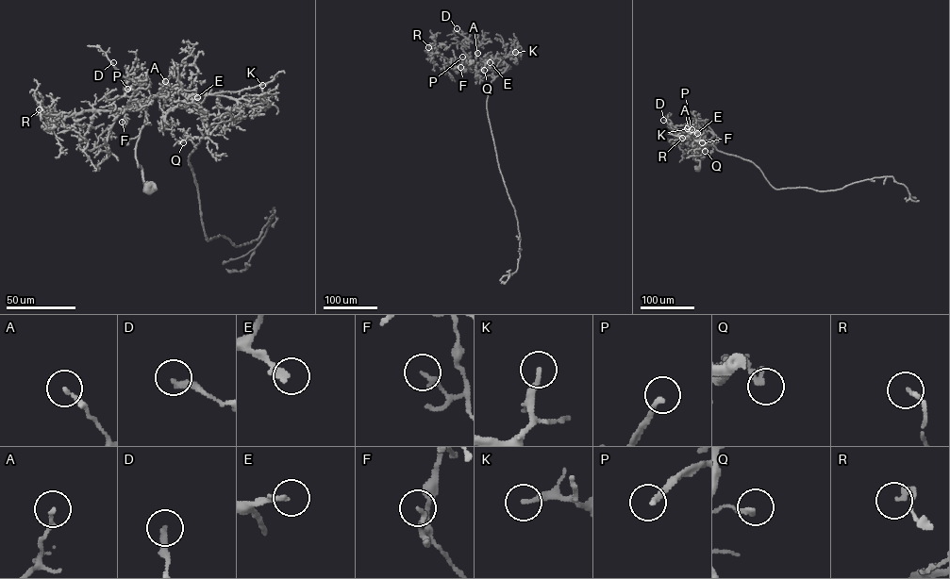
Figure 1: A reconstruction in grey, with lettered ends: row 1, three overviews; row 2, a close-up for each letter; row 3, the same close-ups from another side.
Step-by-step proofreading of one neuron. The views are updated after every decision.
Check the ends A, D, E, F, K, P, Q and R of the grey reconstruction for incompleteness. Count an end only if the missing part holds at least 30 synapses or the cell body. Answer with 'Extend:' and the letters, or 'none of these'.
Extend: E, P

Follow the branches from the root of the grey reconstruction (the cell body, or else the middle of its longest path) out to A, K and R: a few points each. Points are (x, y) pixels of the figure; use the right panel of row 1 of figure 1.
A: (697, 169), (700, 161), (695, 158), (707, 132), (691, 133), (688, 126)
K: (697, 169), (700, 161), (695, 158), (707, 132), (695, 133), (687, 128)
R: (697, 169), (700, 161), (695, 158), (707, 132), (702, 130), (690, 140), (686, 135), (682, 138)

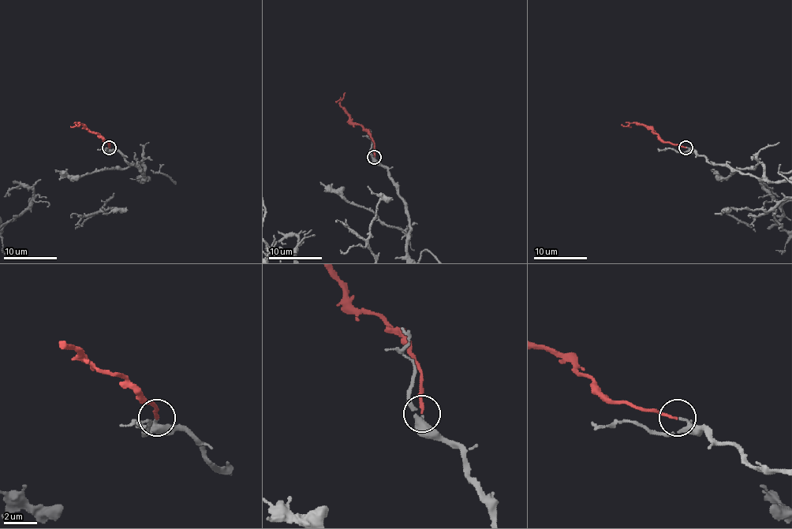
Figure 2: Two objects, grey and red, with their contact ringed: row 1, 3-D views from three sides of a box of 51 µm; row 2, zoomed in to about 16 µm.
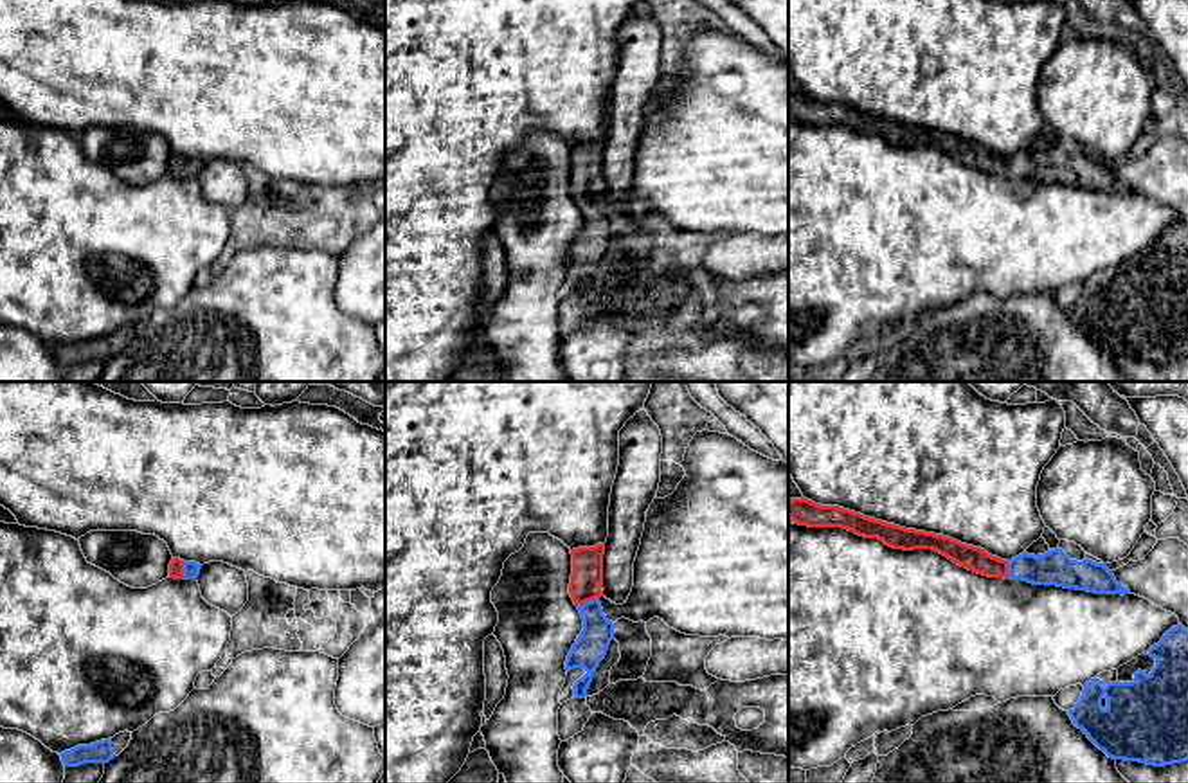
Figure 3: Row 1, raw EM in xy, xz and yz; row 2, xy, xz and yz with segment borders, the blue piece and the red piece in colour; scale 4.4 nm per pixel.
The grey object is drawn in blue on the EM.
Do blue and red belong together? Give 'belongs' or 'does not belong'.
belongs

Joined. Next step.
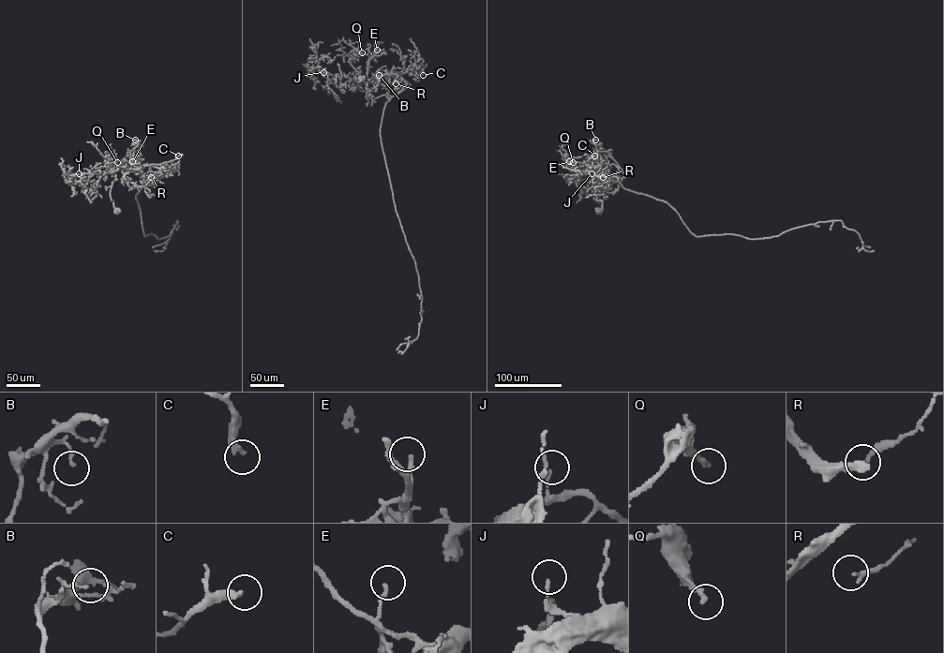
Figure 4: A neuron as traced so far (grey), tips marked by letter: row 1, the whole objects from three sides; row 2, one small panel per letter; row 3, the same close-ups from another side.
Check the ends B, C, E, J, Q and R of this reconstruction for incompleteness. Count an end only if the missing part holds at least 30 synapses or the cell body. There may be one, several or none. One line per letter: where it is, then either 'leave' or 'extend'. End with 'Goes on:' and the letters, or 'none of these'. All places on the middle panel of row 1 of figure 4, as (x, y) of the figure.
B: at (379, 75); leave
C: at (423, 75); leave
E: at (377, 50); leave
J: at (323, 72); leave
Q: at (362, 52); leave
R: at (396, 83); leave
Goes on: none of these

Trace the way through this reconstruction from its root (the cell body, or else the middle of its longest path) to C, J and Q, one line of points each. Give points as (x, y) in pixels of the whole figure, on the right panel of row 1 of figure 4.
C: (599, 212), (602, 201), (596, 199), (611, 166), (588, 164), (589, 159), (594, 155)
J: (599, 212), (602, 201), (596, 199), (611, 166), (605, 164), (591, 173)
Q: (599, 212), (602, 201), (596, 199), (611, 166), (605, 164), (585, 170), (577, 169), (571, 162), (573, 162)

